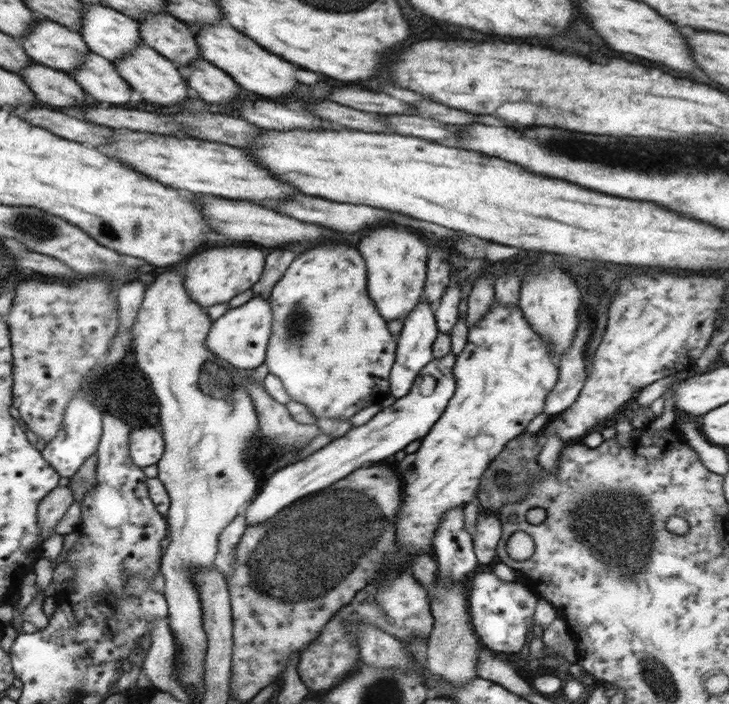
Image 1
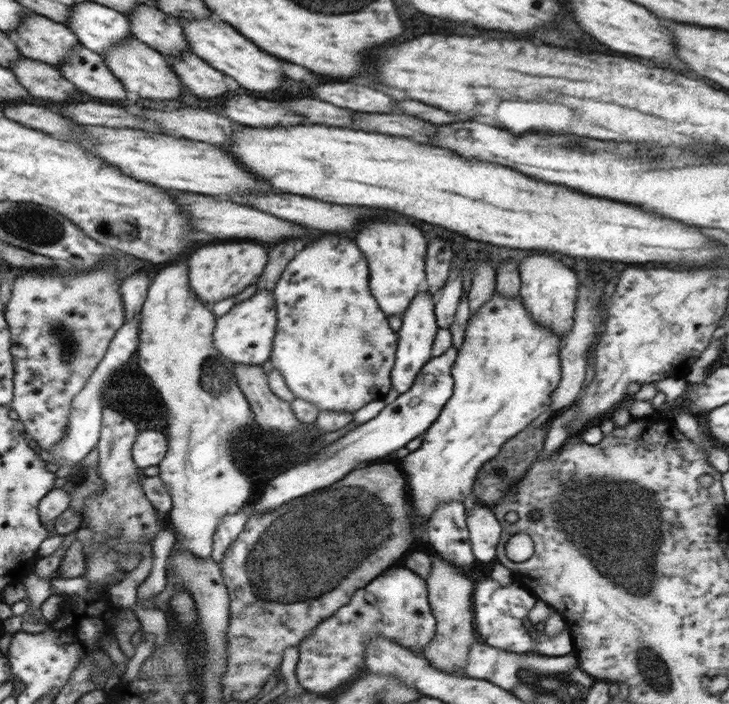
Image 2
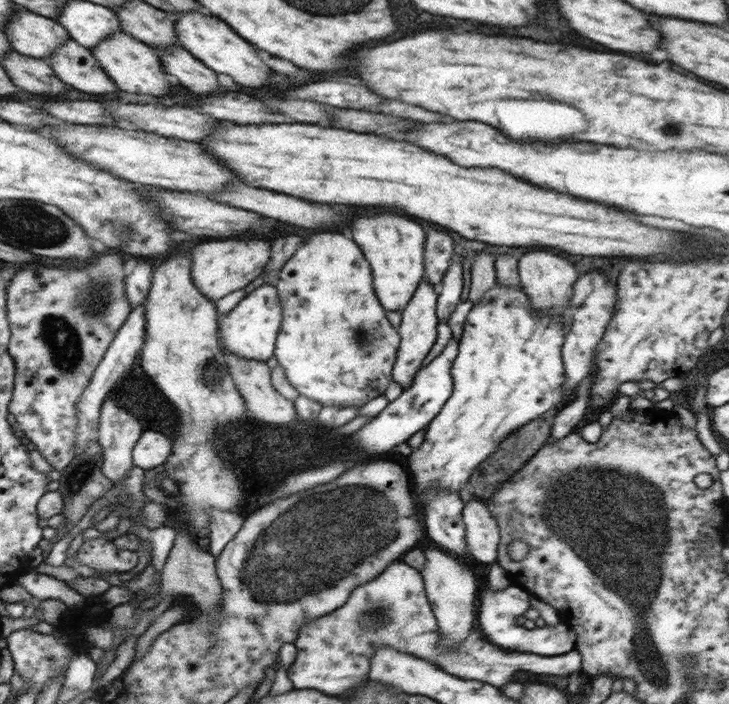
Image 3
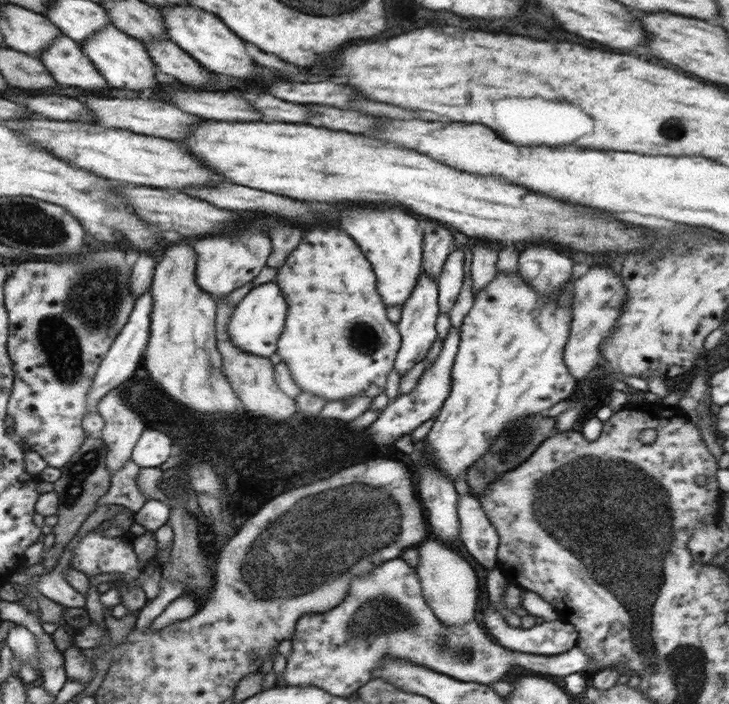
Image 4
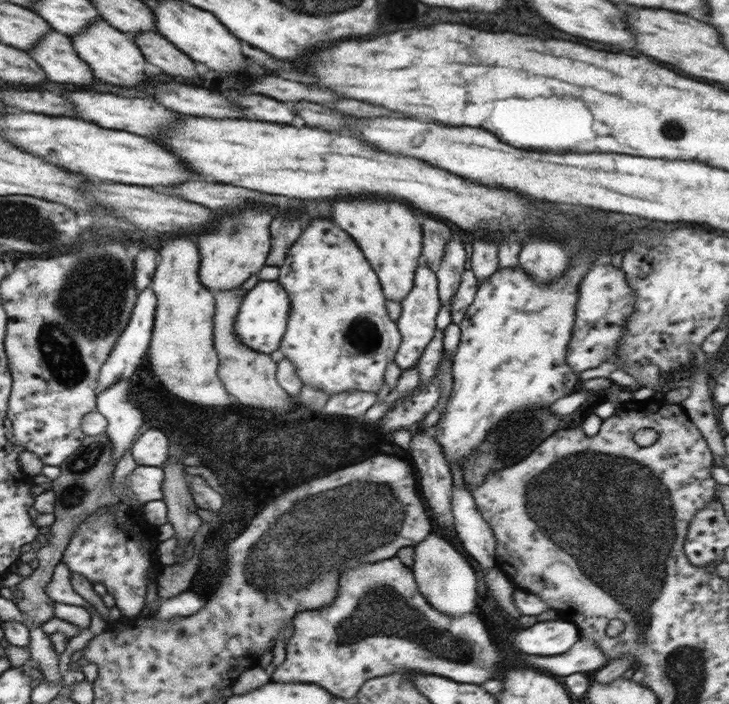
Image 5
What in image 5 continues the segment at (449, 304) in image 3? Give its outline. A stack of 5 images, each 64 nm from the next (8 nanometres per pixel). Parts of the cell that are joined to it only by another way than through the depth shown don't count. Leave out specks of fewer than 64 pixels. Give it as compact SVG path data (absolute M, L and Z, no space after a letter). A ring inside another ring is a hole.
M452 234L452 238L446 243L443 259L438 265L439 269L435 272L442 304L450 303L459 287L462 273L465 271L464 266L466 266L465 250L464 242L454 240L454 234Z

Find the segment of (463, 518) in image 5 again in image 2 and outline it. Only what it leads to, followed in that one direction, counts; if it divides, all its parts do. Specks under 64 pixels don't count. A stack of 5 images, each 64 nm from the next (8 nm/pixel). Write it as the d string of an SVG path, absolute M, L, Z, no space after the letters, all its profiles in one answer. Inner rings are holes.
M479 502L466 512L465 521L476 561L490 563L496 560L498 541L502 536L499 520L490 507Z

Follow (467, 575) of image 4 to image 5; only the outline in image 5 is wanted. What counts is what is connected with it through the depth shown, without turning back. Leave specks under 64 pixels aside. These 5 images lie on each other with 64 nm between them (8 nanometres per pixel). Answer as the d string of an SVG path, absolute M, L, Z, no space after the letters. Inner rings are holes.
M434 530L422 542L415 544L414 564L411 567L419 592L426 602L441 613L460 618L463 614L472 613L476 604L476 574L471 564L456 548L445 539L442 533Z

